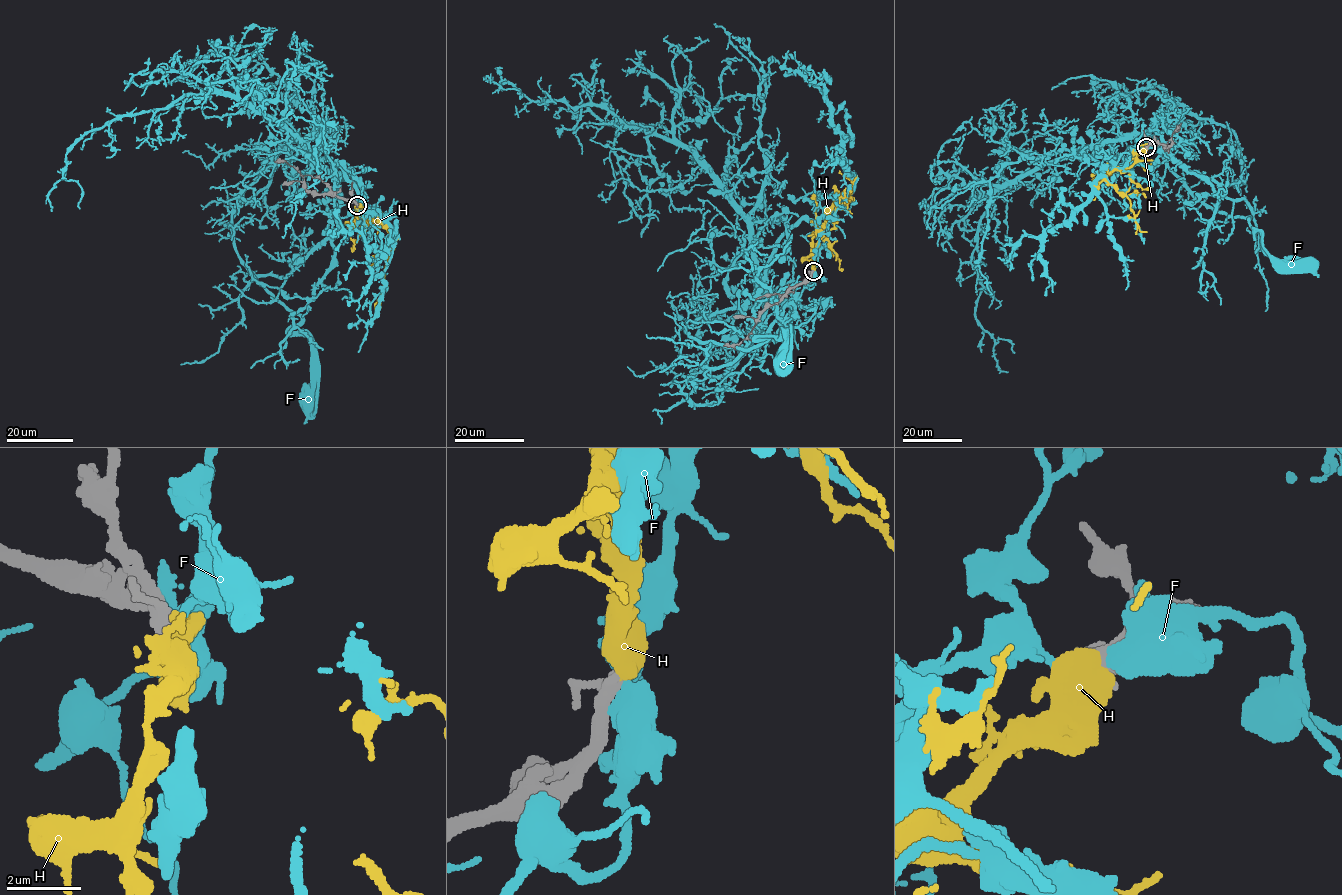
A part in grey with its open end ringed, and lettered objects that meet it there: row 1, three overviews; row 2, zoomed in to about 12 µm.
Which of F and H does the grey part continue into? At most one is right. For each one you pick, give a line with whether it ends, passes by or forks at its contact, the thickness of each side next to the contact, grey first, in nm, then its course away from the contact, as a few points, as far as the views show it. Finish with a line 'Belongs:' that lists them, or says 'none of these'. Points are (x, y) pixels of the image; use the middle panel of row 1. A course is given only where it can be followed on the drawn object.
H: it ends; calibres 360 and 600 nm; course (813, 271), (812, 250), (827, 210), (839, 192), (850, 194), (847, 204), (846, 197), (839, 197), (839, 203)
Belongs: H

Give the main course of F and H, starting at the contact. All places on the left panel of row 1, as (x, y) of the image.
F: (357, 204), (340, 217), (325, 171), (275, 162), (232, 214), (234, 248), (311, 342), (307, 405)
H: (358, 205), (357, 211), (362, 213), (363, 217), (382, 224), (391, 236), (383, 293), (374, 309)

